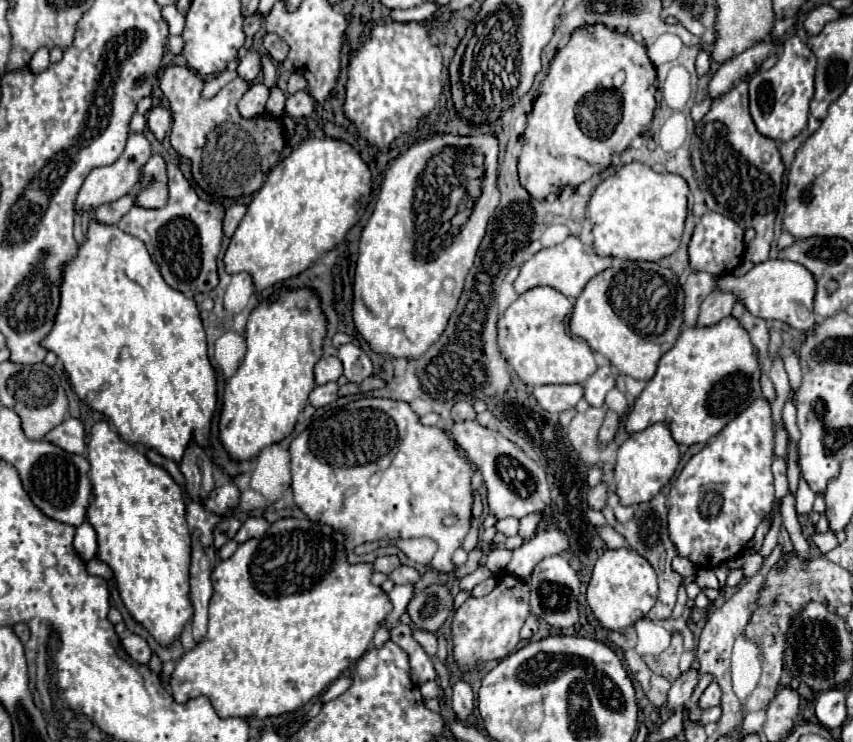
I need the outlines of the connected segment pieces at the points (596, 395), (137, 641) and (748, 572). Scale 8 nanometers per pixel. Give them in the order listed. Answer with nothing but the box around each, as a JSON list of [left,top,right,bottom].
[[584,366,616,406],[122,634,152,664],[742,552,764,578]]

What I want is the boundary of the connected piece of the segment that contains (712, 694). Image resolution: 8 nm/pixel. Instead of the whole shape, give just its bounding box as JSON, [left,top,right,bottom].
[700,682,722,708]

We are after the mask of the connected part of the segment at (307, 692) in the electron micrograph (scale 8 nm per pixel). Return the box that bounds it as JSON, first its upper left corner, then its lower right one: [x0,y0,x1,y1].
[170,518,392,718]

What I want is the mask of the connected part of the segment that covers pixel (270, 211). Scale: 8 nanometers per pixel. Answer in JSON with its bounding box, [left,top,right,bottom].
[224,138,372,292]

